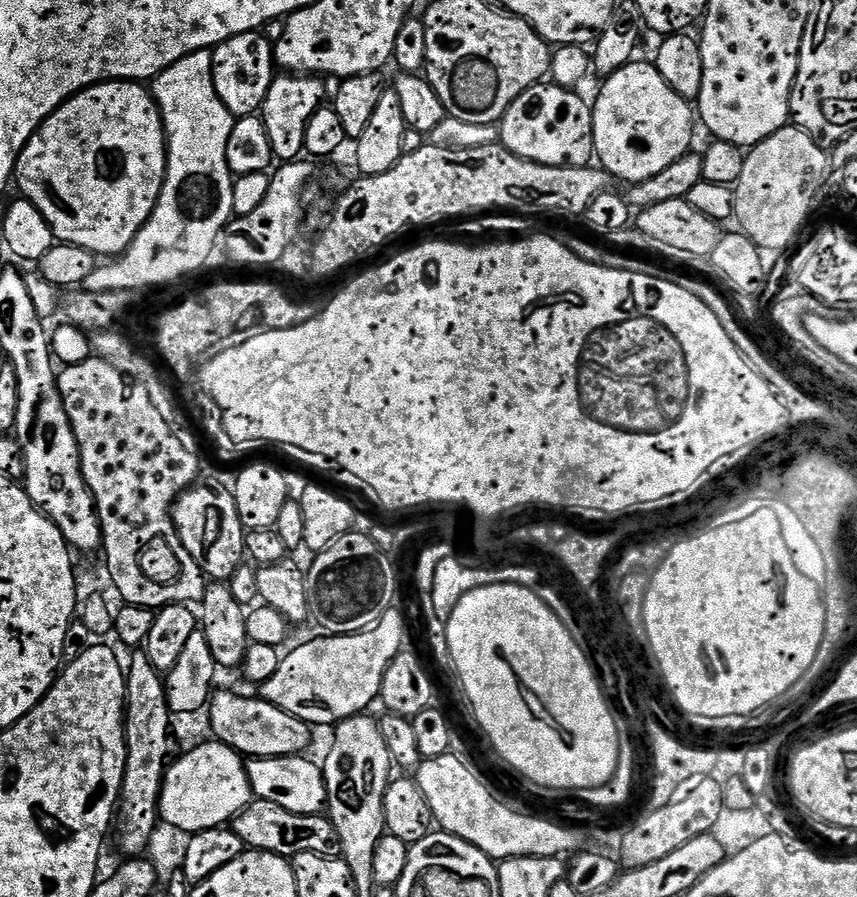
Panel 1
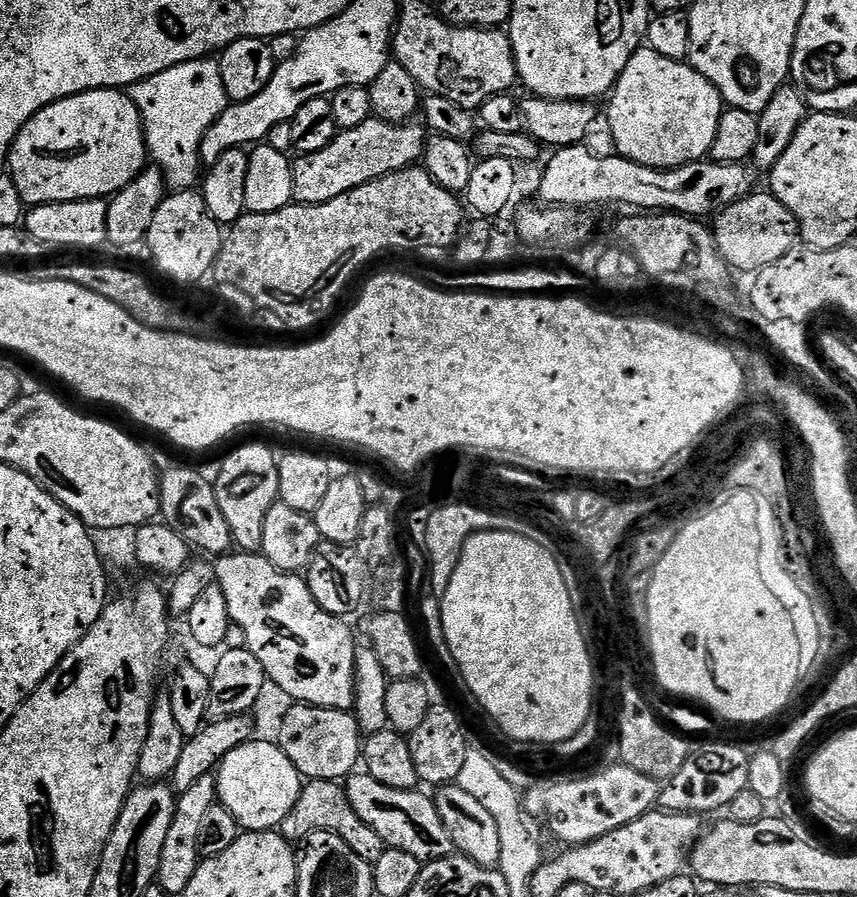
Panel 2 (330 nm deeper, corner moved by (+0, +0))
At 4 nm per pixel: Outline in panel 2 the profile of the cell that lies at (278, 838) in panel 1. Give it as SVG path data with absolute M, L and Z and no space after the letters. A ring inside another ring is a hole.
M335 780L307 781L300 789L298 802L294 802L294 810L290 810L286 818L282 818L278 831L289 842L303 842L315 832L338 834L338 838L342 838L342 842L346 842L346 846L350 846L350 850L354 850L354 854L358 854L362 862L371 865L382 858L386 847L384 840L378 838L375 830L366 826L366 822L358 818L354 806L350 806L345 785Z

